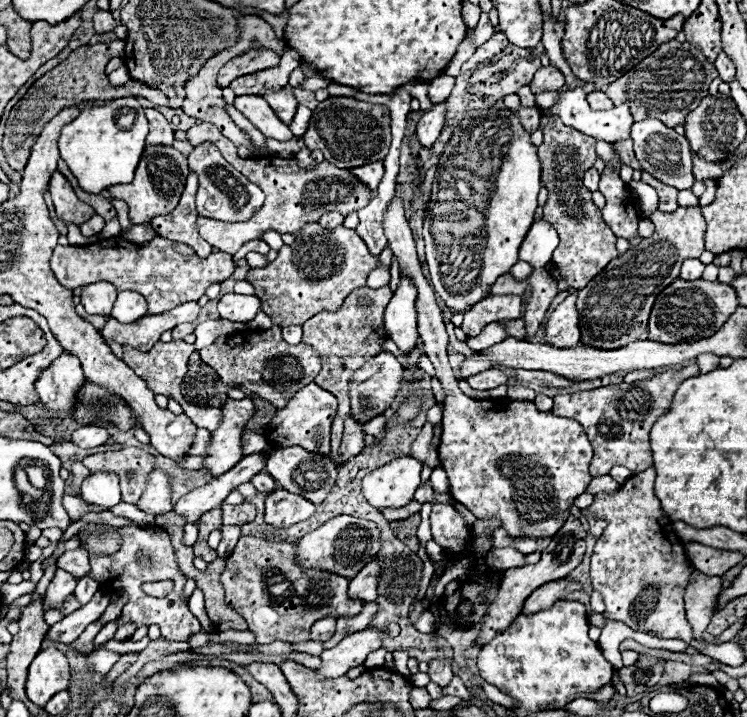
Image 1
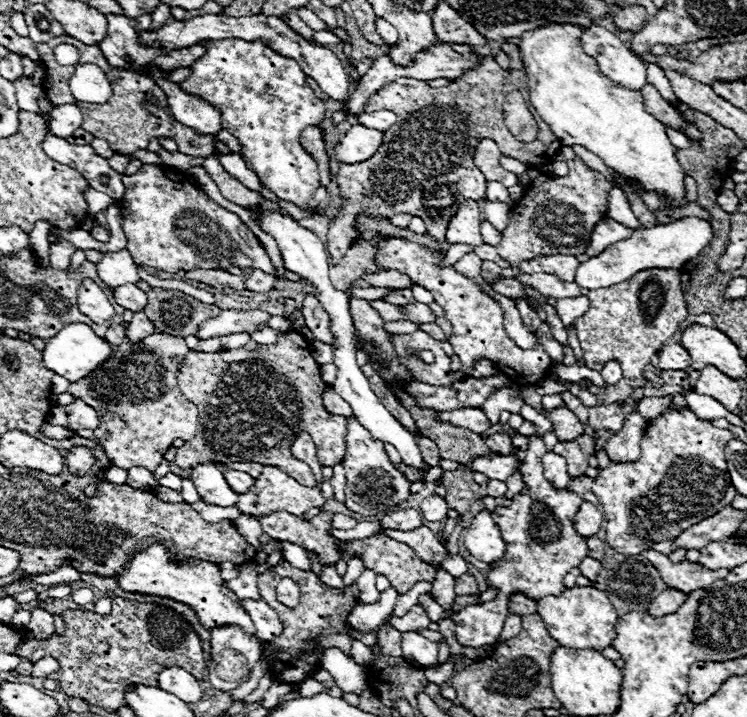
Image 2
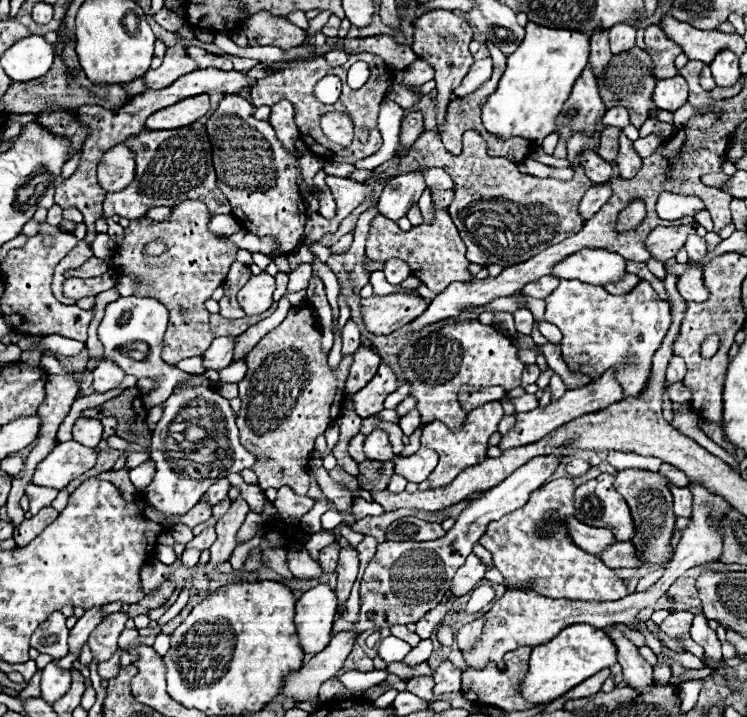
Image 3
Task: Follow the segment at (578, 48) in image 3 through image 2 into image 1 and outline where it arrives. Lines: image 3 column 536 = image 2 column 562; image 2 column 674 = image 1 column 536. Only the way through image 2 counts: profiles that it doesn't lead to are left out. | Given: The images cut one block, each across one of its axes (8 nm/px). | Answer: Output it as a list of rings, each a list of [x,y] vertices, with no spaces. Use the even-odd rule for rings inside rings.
[[[496,104],[488,110],[472,112],[460,122],[438,160],[436,180],[422,230],[430,282],[434,292],[454,314],[464,314],[468,308],[484,300],[490,294],[488,288],[492,288],[492,284],[504,276],[504,272],[510,272],[510,268],[518,262],[518,248],[534,222],[538,190],[540,162],[536,146],[530,144],[530,134],[524,132],[516,114]]]

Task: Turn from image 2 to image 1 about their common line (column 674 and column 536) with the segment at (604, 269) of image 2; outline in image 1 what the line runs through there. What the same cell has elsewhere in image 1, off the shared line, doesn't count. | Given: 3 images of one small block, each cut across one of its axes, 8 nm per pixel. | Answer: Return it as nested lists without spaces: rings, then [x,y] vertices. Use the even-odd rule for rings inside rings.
[[[536,220],[520,246],[520,260],[528,262],[532,268],[544,268],[550,262],[556,246],[558,246],[556,230],[548,222]]]

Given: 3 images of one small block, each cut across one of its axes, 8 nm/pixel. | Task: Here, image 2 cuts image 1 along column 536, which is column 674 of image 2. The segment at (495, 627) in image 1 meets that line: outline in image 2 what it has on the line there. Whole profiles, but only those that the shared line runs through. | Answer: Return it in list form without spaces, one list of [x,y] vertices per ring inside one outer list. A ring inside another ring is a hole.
[[[648,548],[640,554],[652,562],[652,566],[660,572],[660,576],[668,584],[668,588],[680,588],[680,592],[686,592],[686,594],[690,594],[696,588],[706,588],[708,584],[712,584],[728,574],[728,570],[724,570],[724,568],[710,570],[702,564],[694,564],[688,560],[674,564],[666,554],[656,552],[652,548]]]

